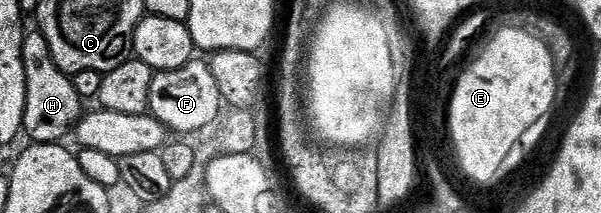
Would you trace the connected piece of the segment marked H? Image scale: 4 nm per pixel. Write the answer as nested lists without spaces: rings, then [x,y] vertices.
[[[34,28],[34,31],[27,33],[22,39],[22,59],[24,60],[24,80],[26,81],[26,107],[24,108],[24,120],[22,121],[22,129],[24,131],[25,137],[30,137],[29,141],[34,144],[41,144],[44,142],[53,142],[55,144],[61,143],[63,141],[62,137],[66,133],[73,131],[77,127],[80,119],[84,114],[84,101],[76,94],[75,88],[71,82],[71,75],[64,74],[62,69],[57,66],[57,64],[52,60],[52,52],[48,48],[48,40],[42,35],[41,29]]]

